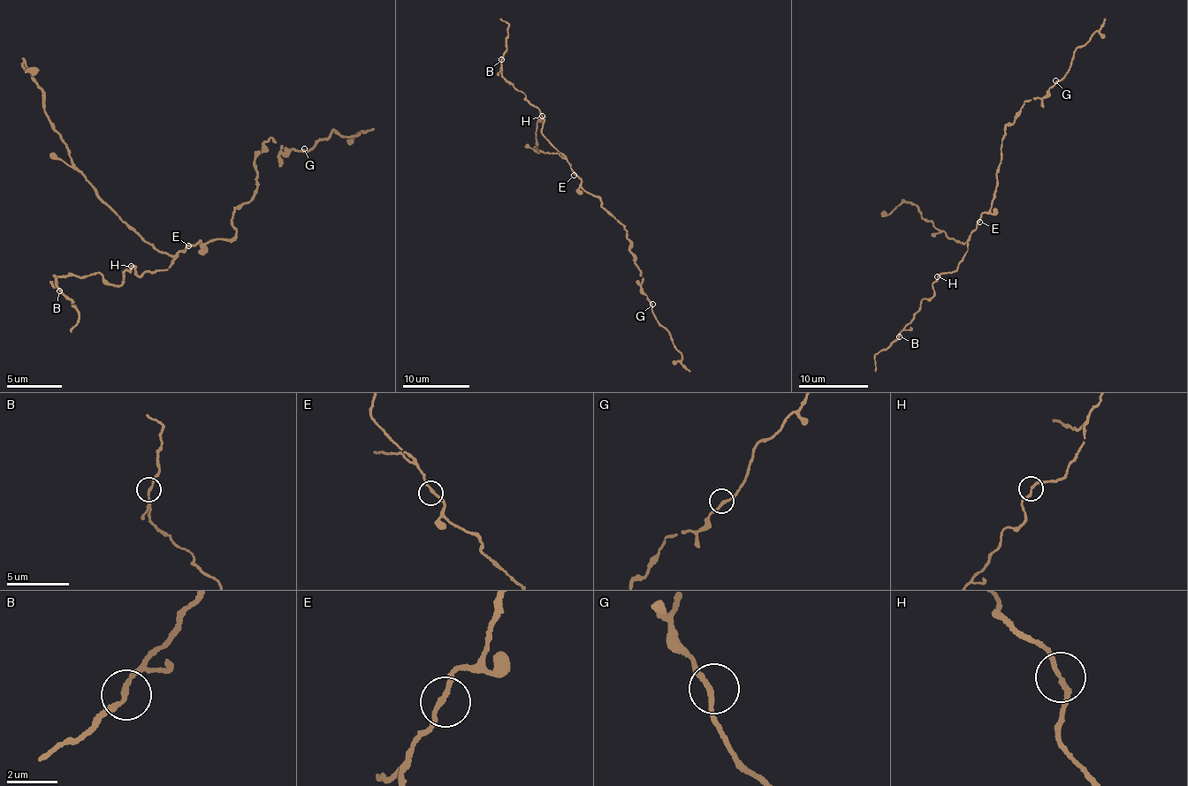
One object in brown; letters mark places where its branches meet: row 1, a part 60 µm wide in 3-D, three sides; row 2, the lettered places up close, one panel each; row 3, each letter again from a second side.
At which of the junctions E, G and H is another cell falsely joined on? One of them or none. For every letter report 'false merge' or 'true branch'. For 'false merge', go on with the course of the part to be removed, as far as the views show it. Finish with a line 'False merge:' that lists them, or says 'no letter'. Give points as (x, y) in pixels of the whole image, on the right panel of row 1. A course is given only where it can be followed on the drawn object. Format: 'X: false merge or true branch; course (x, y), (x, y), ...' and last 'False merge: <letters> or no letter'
E: true branch
G: true branch
H: true branch
False merge: no letter

